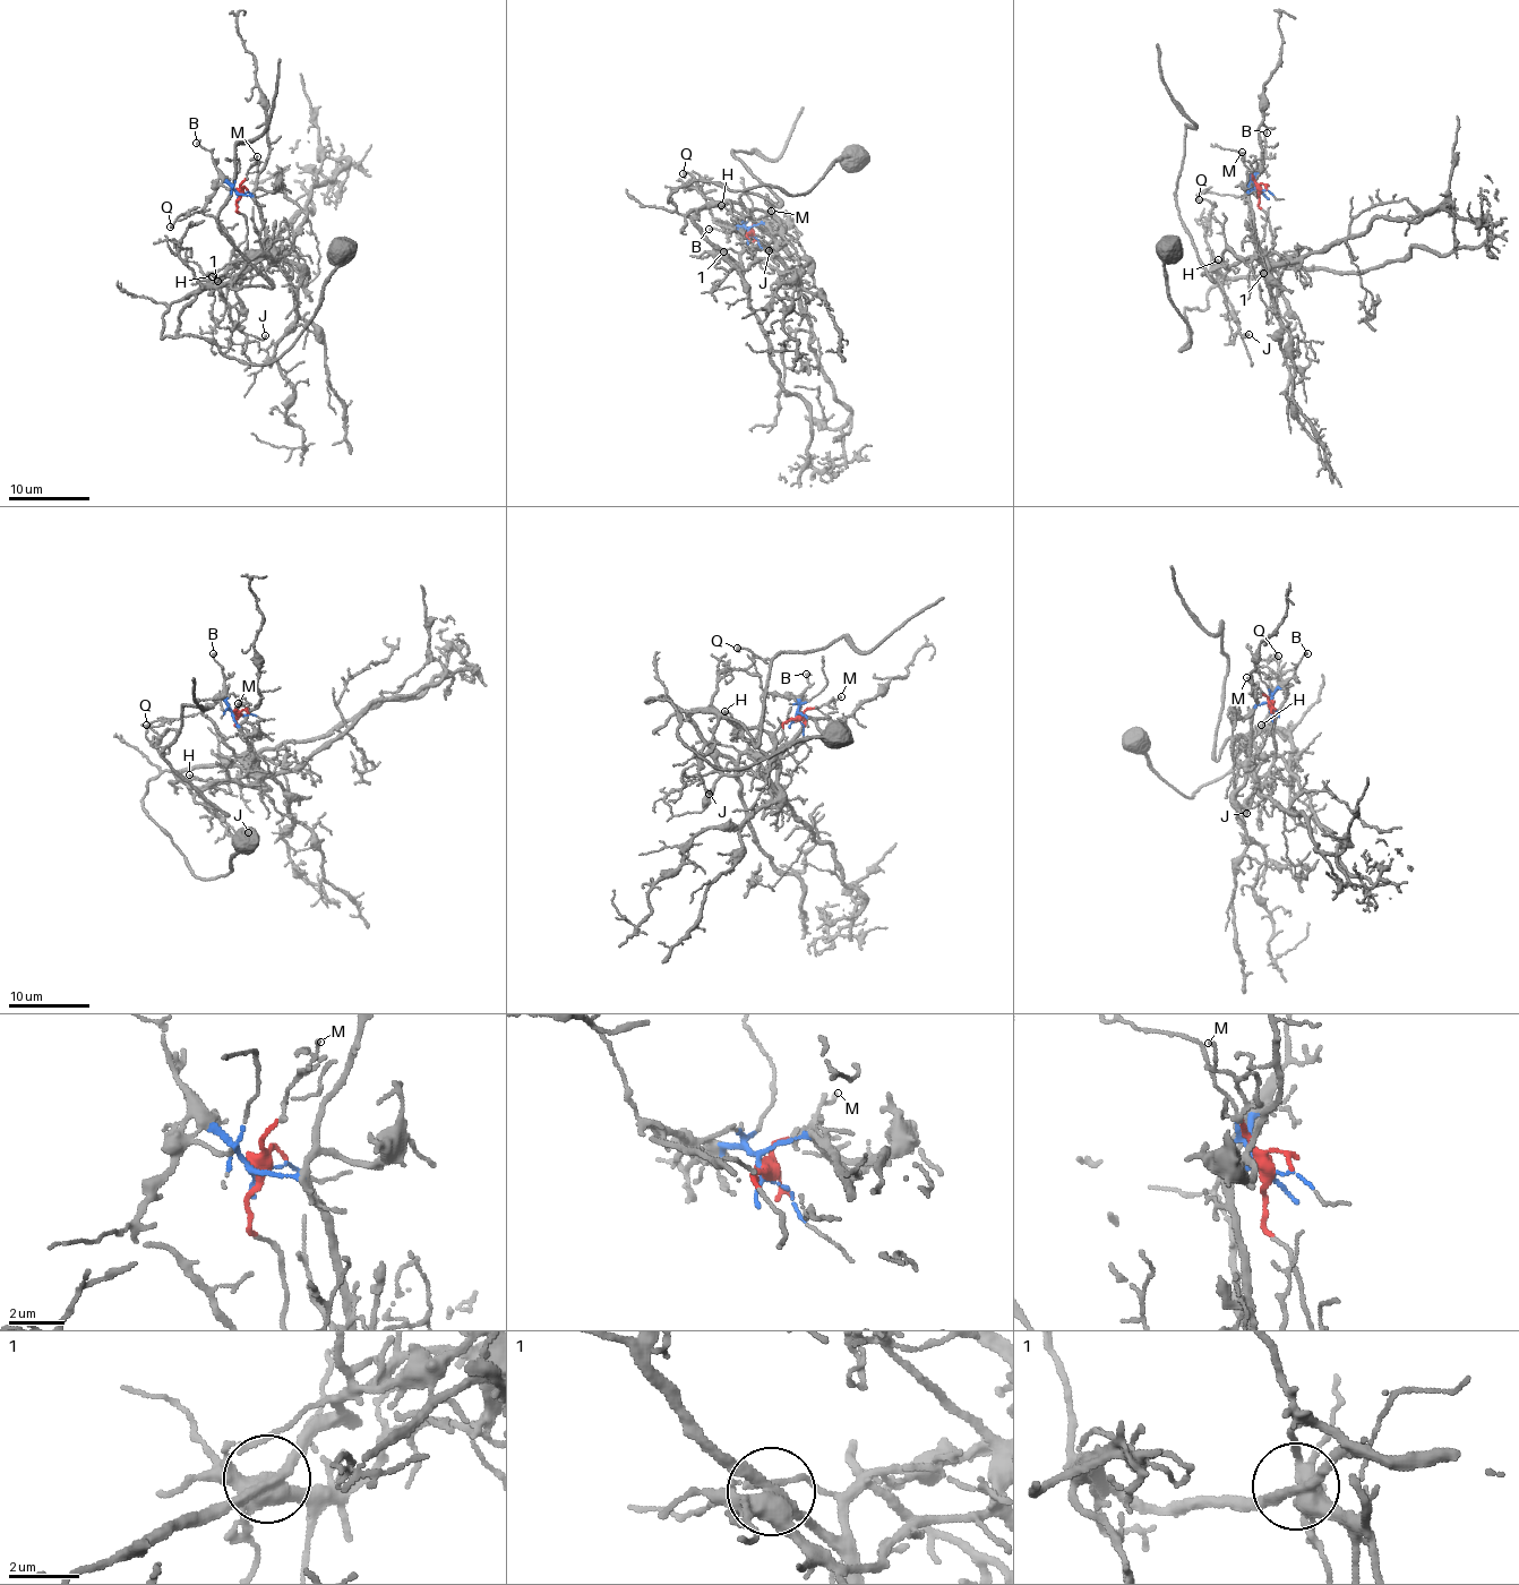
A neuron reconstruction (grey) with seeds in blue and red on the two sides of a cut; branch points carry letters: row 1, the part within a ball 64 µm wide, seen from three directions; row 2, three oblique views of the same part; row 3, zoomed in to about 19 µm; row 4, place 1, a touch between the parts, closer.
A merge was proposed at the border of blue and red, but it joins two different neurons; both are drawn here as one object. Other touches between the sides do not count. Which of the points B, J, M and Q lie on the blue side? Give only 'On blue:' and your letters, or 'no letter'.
On blue: B

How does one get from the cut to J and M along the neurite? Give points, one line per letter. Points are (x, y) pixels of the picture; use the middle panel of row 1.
J: (749, 233), (754, 258), (746, 251), (735, 260), (711, 241), (695, 216), (726, 200), (737, 223), (769, 250)
M: (749, 233), (771, 210)

